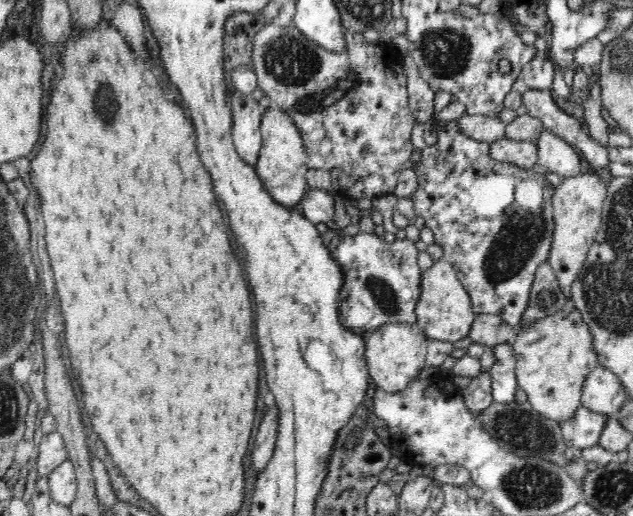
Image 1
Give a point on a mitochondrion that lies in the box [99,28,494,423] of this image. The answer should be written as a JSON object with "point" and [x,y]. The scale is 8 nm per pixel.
{"point":[288,60]}

